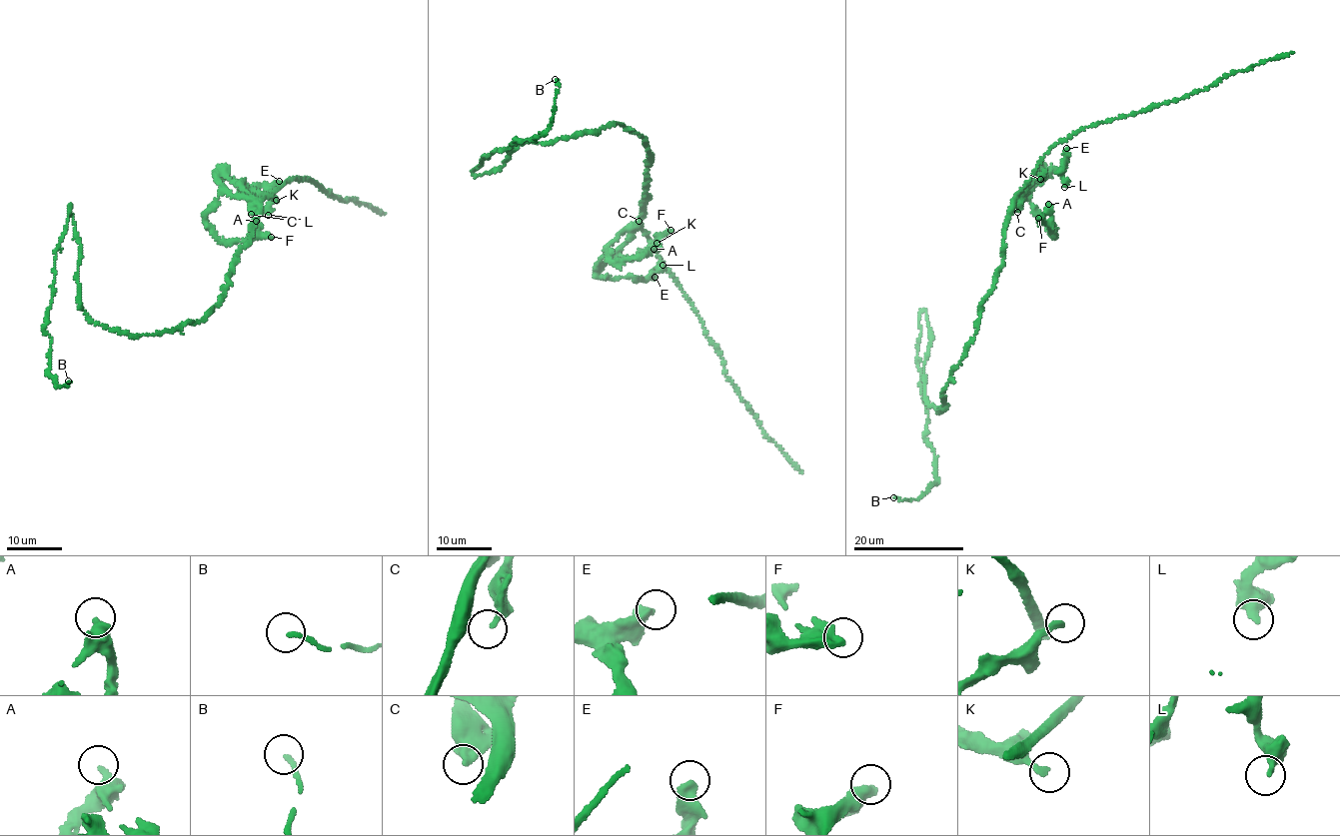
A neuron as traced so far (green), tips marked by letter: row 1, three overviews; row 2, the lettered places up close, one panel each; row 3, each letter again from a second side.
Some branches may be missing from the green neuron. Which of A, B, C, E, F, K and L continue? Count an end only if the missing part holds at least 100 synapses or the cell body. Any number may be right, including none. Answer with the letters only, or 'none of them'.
none of them

